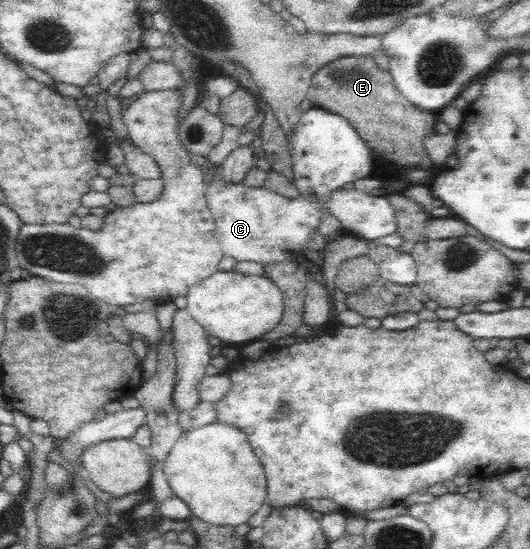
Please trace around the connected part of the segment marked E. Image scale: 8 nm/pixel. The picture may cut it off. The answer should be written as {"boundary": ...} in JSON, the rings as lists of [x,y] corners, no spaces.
{"boundary":[[[369,56],[342,57],[319,68],[313,75],[312,87],[314,104],[345,118],[366,142],[373,160],[385,160],[399,168],[423,168],[429,164],[431,168],[423,170],[427,172],[426,184],[432,182],[438,170],[435,170],[423,140],[436,133],[437,113],[423,112],[403,98],[389,70],[379,68]]]}

